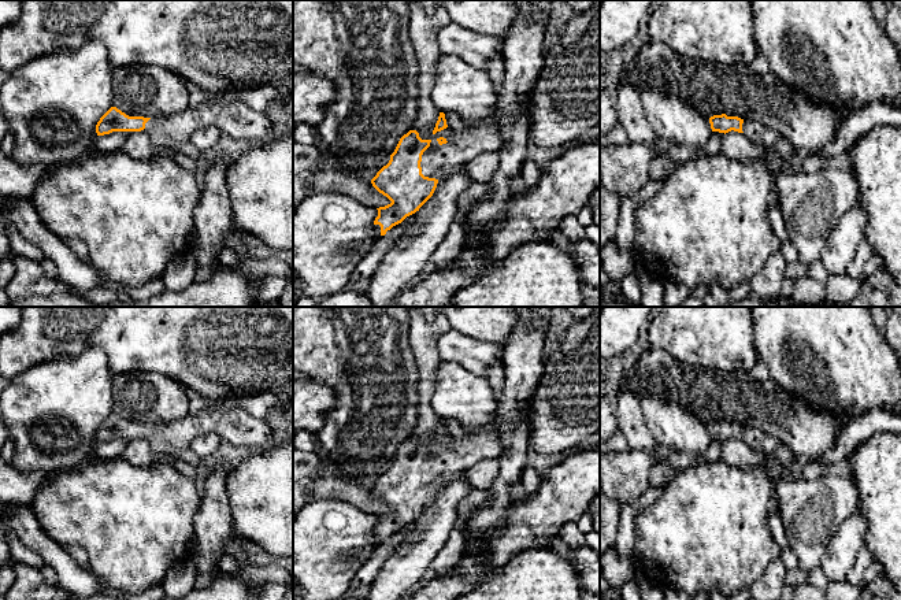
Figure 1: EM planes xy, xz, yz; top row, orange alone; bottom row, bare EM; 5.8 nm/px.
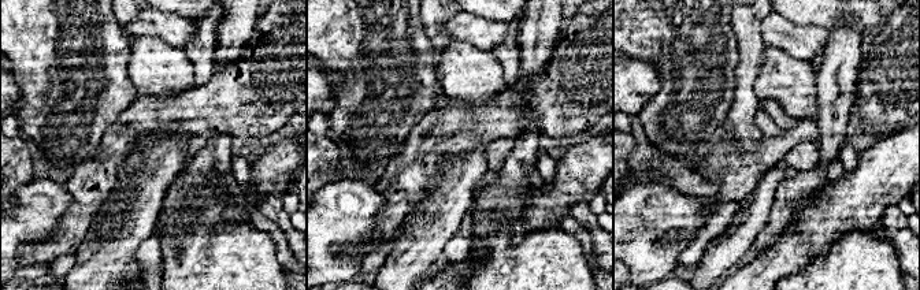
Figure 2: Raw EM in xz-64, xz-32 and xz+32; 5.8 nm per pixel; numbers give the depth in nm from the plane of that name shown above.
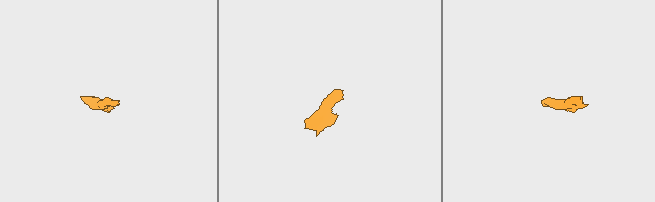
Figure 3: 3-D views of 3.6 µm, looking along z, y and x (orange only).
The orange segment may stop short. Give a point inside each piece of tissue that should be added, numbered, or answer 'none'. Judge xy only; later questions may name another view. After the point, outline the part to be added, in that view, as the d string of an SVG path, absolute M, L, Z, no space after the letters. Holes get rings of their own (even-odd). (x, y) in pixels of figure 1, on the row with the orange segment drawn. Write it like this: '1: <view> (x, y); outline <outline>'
1: xy (236, 118); outline M242 100L207 101L197 108L151 118L145 123L147 133L168 137L175 144L190 141L194 132L215 126L222 133L244 140L251 145L270 144L277 138L271 119L264 111L252 110Z

